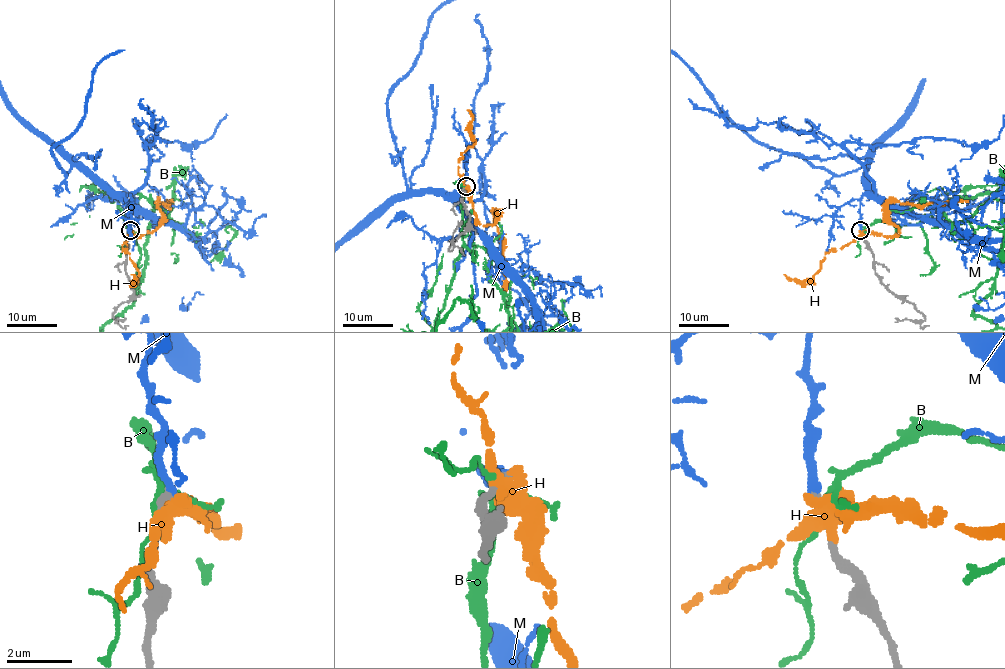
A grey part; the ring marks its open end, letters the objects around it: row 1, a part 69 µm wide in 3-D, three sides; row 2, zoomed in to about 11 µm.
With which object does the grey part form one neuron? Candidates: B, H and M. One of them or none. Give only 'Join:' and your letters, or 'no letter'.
Join: M

